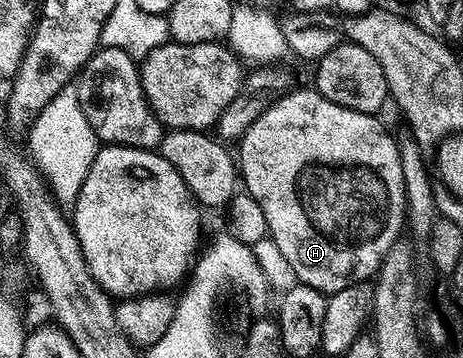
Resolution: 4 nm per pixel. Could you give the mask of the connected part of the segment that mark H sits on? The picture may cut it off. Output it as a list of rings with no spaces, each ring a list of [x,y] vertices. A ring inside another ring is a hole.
[[[297,87],[262,111],[238,142],[238,173],[247,194],[262,207],[267,236],[282,251],[291,276],[325,295],[375,278],[386,251],[401,240],[406,229],[407,201],[398,141],[384,130],[380,119],[330,103],[315,88]]]

